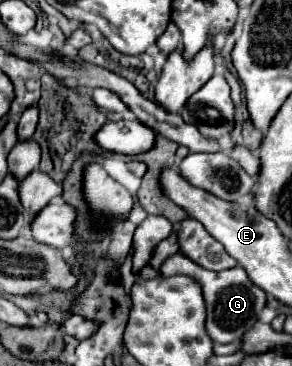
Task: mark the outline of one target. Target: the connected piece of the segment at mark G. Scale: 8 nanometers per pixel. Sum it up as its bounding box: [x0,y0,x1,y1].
[160,252,266,344]

